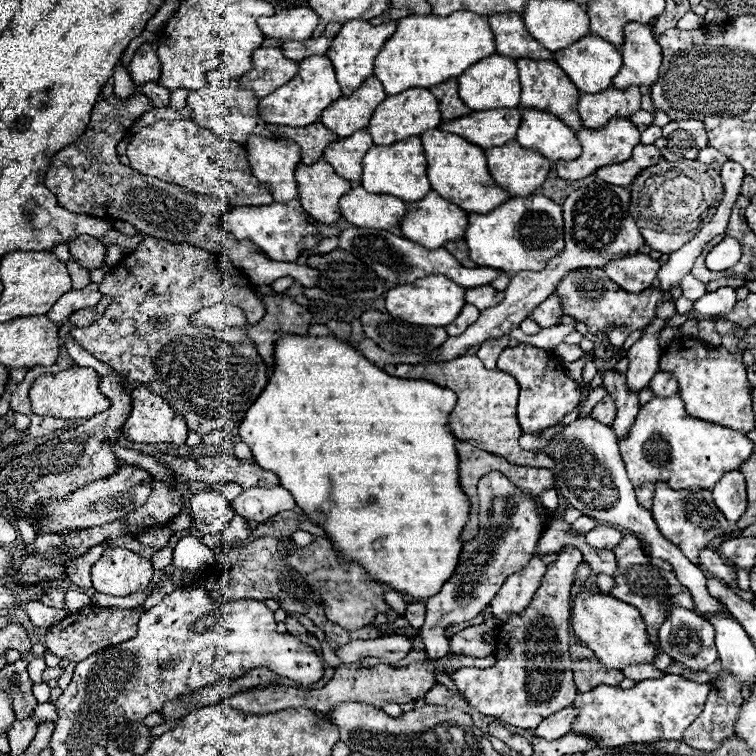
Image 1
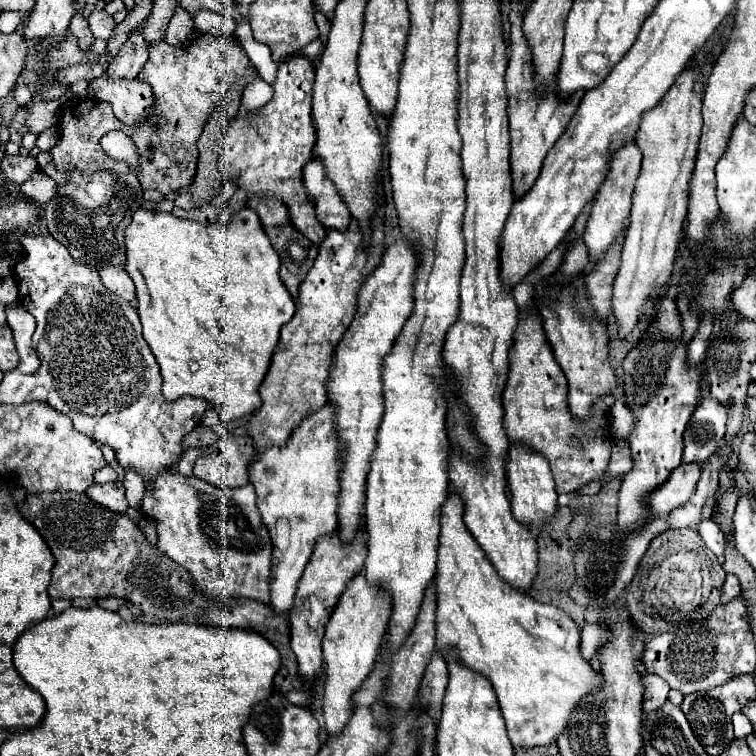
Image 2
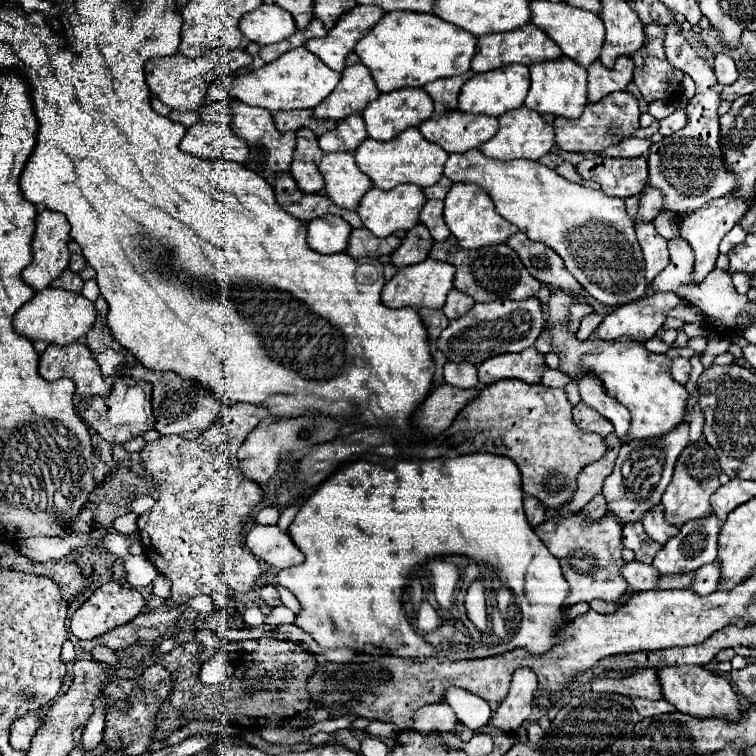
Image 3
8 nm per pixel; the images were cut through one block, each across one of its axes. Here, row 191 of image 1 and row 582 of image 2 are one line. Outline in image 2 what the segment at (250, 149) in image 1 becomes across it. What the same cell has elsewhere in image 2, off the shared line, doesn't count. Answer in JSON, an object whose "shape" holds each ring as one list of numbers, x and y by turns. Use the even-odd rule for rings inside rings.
{"shape":[[328,404,292,432,284,448,266,450,250,464,250,482,258,494,258,510,272,540,272,574,270,600,266,602,272,614,286,614,294,606,296,584,312,556,318,538,336,530,336,494,338,494,338,464,342,444,332,428,332,410]]}

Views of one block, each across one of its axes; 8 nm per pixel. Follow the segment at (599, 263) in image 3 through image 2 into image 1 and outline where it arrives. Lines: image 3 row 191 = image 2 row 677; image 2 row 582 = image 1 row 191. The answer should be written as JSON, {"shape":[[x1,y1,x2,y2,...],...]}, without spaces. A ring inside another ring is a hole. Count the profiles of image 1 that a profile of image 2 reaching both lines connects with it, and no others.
{"shape":[[440,130,424,132,424,136,420,138,428,160,428,178,430,178,432,190,436,190,444,200,458,204,466,212,486,214,510,198,510,194,504,188,500,188,496,180,490,176,486,168,484,150,476,148,476,144,468,144,468,140]]}

